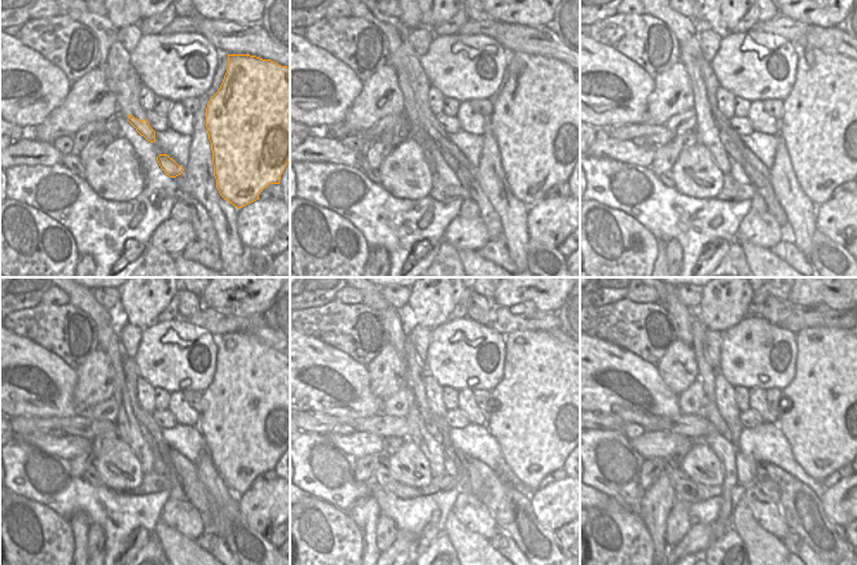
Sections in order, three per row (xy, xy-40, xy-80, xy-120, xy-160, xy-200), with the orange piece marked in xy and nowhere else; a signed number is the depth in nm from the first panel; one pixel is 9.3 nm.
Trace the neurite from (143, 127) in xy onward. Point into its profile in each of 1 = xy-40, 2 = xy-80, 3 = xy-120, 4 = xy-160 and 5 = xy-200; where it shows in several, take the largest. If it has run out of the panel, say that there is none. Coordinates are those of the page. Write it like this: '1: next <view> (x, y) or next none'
1: next xy-40 (433, 128)
2: next xy-80 (730, 148)
3: next xy-120 (145, 433)
4: next xy-160 (429, 423)
5: next xy-200 (710, 411)

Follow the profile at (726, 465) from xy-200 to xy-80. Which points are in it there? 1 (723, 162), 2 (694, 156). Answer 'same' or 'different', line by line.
1: same
2: different

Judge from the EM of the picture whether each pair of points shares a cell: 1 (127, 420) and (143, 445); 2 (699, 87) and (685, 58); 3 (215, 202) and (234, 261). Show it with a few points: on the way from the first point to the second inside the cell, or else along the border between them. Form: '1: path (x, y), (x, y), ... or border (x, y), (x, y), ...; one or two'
1: path (127, 426), (136, 438); one
2: path (697, 80), (691, 65); one
3: path (223, 217), (229, 246); one

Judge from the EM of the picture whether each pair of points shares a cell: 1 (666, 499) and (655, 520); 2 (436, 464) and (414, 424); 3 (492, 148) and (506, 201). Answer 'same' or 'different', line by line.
1: same
2: same
3: same

